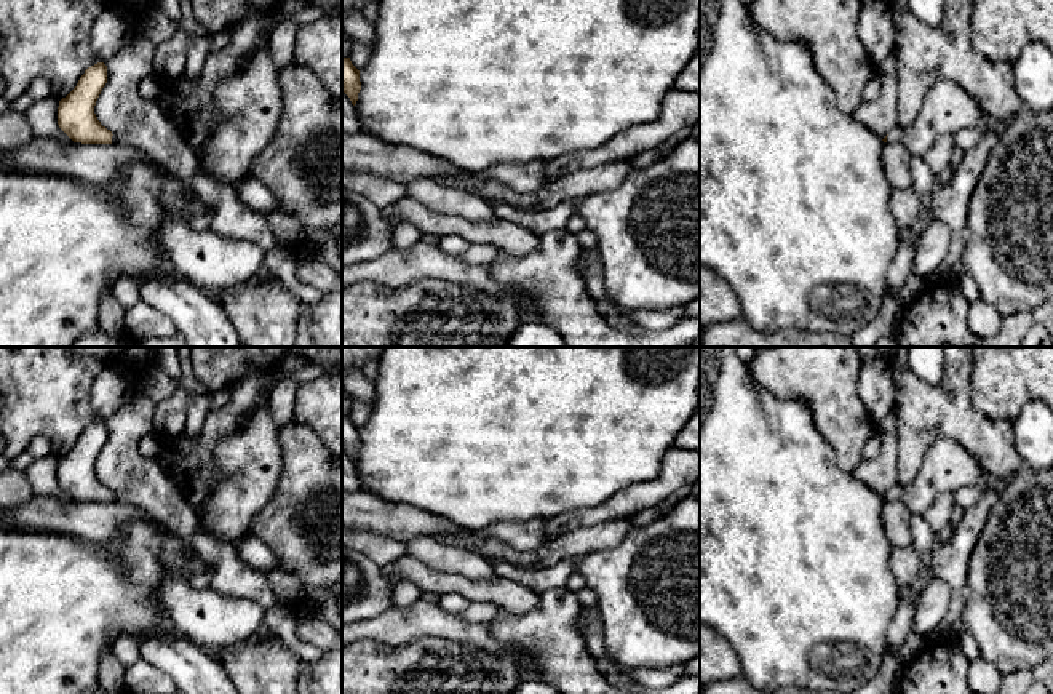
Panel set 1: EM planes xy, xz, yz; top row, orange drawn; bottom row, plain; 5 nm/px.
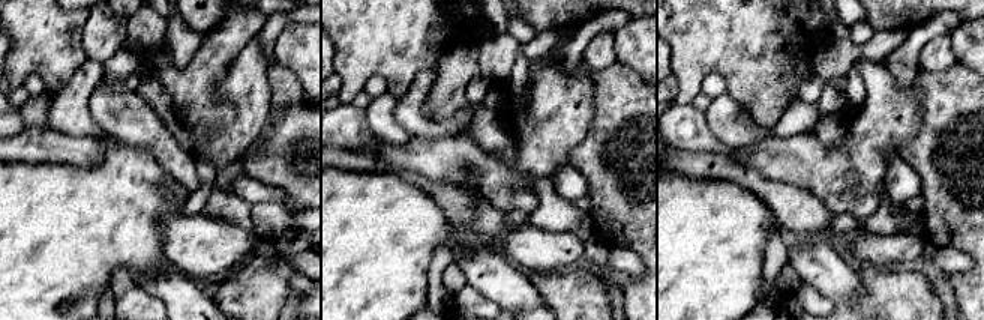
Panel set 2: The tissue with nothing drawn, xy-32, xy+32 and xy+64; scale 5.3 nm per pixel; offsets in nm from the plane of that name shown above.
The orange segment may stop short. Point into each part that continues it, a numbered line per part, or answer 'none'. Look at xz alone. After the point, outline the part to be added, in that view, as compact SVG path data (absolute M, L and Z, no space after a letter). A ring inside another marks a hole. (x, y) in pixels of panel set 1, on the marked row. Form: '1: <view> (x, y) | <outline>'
none

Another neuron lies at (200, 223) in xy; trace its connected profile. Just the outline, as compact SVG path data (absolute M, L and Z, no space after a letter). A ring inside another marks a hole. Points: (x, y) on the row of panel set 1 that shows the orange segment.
M208 205L206 211L200 216L190 217L187 225L197 232L209 229L211 219L214 216L214 206Z

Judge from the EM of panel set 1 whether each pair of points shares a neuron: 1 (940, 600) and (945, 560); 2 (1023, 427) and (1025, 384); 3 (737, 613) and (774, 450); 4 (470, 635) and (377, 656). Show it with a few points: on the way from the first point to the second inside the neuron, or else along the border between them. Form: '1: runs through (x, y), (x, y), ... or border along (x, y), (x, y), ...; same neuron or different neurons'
1: border along (933, 574), (949, 592), (949, 611), (943, 619); different neurons
2: border along (1036, 398), (1023, 406), (1012, 424); different neurons
3: runs through (747, 573), (747, 490); same neuron
4: border along (413, 640), (424, 637), (451, 638), (488, 650); different neurons

